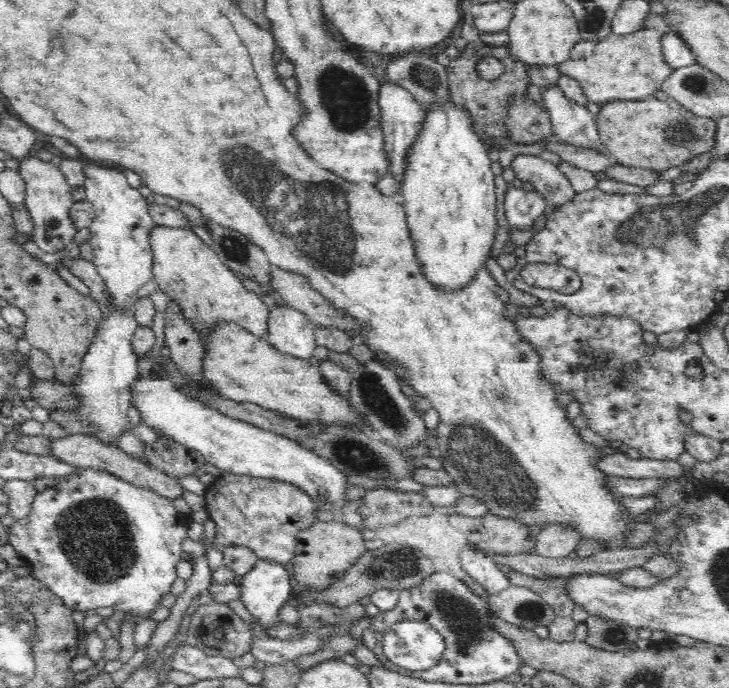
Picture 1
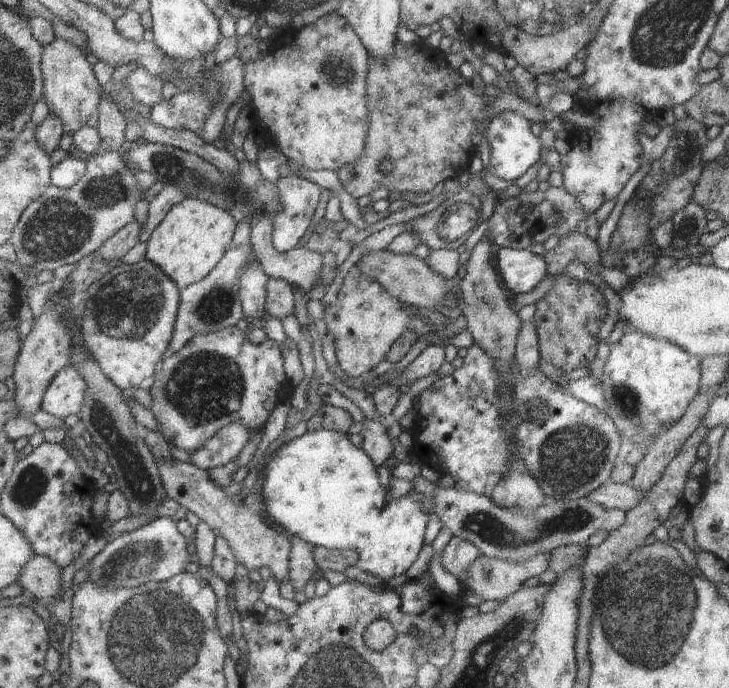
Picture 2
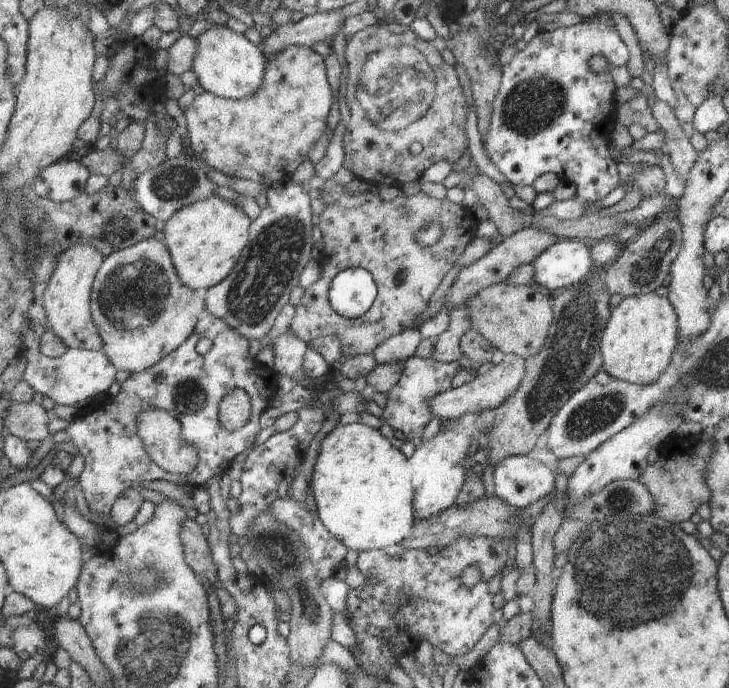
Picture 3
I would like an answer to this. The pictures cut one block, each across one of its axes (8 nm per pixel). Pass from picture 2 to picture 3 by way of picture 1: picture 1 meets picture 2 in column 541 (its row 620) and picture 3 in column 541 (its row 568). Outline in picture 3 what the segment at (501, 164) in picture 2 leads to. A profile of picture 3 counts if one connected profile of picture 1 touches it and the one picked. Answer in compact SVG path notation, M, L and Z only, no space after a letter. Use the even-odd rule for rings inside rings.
M604 19L585 20L569 27L558 28L552 32L540 30L534 40L523 51L520 51L510 64L503 67L502 90L495 102L495 114L493 115L491 131L488 135L485 149L490 160L506 176L506 180L510 183L518 184L518 186L532 186L544 174L554 172L564 182L575 184L577 188L576 196L588 203L598 202L598 200L602 200L607 194L610 194L610 191L615 190L616 184L618 184L619 172L616 172L616 162L614 162L608 151L610 146L608 138L610 138L610 132L612 132L614 124L617 124L617 108L616 104L614 104L614 90L616 90L616 86L614 86L610 74L592 74L592 70L588 66L588 60L592 56L604 56L608 60L608 64L614 67L626 66L628 62L629 52L626 44L620 40L618 31L614 32L614 30L610 30L606 26L606 20Z

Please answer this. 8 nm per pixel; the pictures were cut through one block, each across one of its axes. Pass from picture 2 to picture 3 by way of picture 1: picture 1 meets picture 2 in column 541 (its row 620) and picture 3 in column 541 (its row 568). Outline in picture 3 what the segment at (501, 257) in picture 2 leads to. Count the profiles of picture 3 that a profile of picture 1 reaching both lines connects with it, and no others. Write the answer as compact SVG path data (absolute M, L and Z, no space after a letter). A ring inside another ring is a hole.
M561 239L548 250L545 250L533 262L536 274L536 286L544 291L558 290L558 288L572 287L573 284L587 279L591 270L596 267L596 262L591 260L587 244L578 239Z

